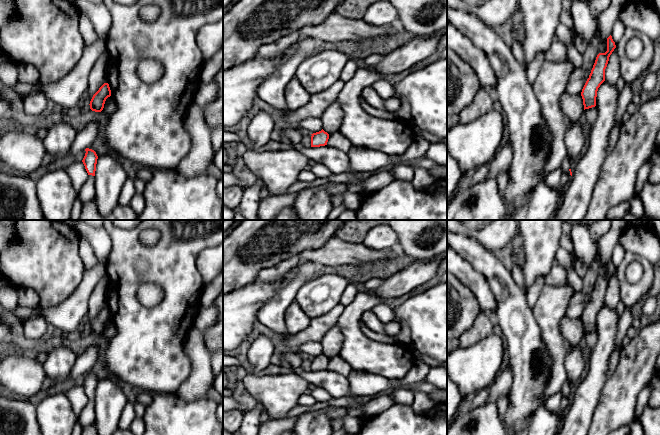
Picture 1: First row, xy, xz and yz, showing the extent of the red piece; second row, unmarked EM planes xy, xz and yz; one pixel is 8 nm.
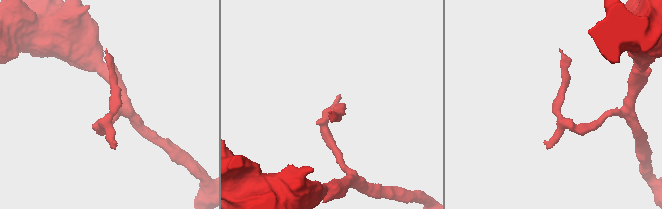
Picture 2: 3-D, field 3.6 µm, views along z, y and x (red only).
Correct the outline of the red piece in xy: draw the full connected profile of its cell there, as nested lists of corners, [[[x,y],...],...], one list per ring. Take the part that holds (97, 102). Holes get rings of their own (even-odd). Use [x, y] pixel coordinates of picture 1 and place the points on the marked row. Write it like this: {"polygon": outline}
{"polygon": [[[104,83],[99,90],[93,95],[90,101],[90,109],[95,112],[101,112],[104,108],[105,101],[111,96],[111,90],[108,83]]]}

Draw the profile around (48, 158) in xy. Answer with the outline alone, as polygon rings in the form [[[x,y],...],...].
[[[46,152],[41,163],[41,167],[45,170],[49,164],[55,162],[58,158],[59,157],[54,157],[48,152]]]

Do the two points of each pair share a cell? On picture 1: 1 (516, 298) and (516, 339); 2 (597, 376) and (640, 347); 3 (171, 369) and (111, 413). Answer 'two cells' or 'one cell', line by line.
1: one cell
2: two cells
3: two cells

